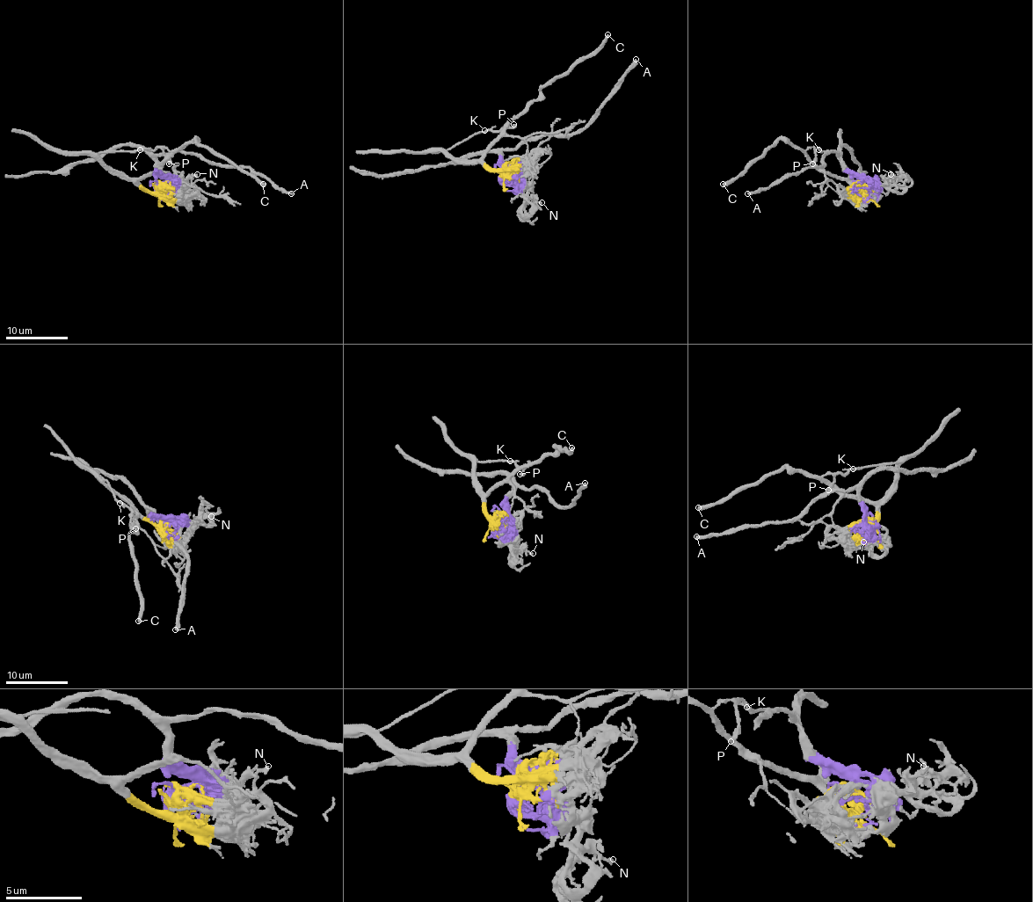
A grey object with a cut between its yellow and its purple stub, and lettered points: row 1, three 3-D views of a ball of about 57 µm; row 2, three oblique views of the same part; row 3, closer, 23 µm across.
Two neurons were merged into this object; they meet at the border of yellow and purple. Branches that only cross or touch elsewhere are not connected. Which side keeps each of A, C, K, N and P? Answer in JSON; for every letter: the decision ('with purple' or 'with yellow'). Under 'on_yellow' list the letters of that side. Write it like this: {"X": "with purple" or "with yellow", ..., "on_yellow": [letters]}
{"A": "with purple", "C": "with yellow", "K": "with yellow", "N": "with purple", "P": "with yellow", "on_yellow": ["C", "K", "P"]}

